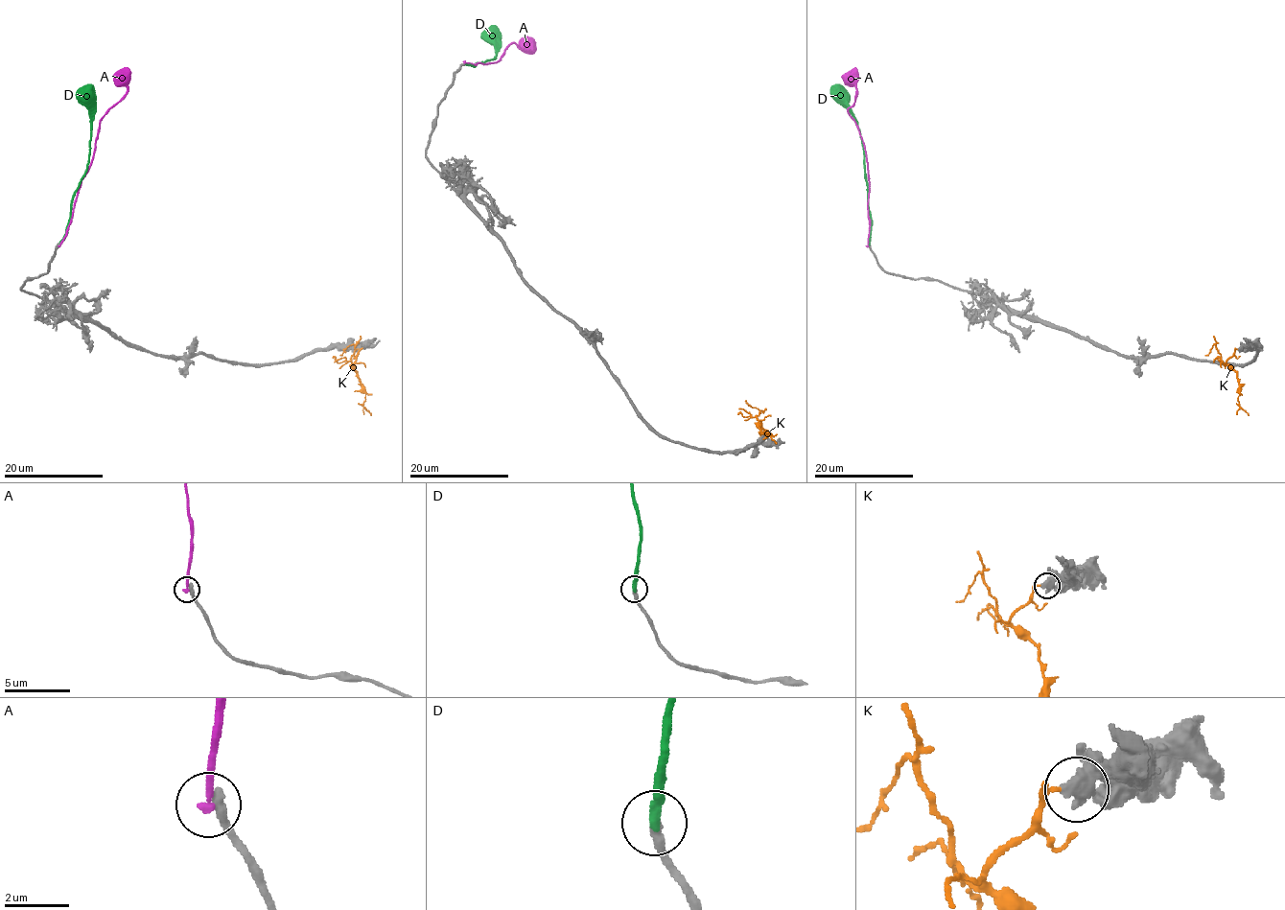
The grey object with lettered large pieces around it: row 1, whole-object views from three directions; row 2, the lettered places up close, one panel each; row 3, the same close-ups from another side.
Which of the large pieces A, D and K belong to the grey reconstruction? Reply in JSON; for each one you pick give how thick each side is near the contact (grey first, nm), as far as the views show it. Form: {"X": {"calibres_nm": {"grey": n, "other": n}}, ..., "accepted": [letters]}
{"D": {"calibres_nm": {"grey": 360, "other": 320}}, "accepted": ["D"]}

